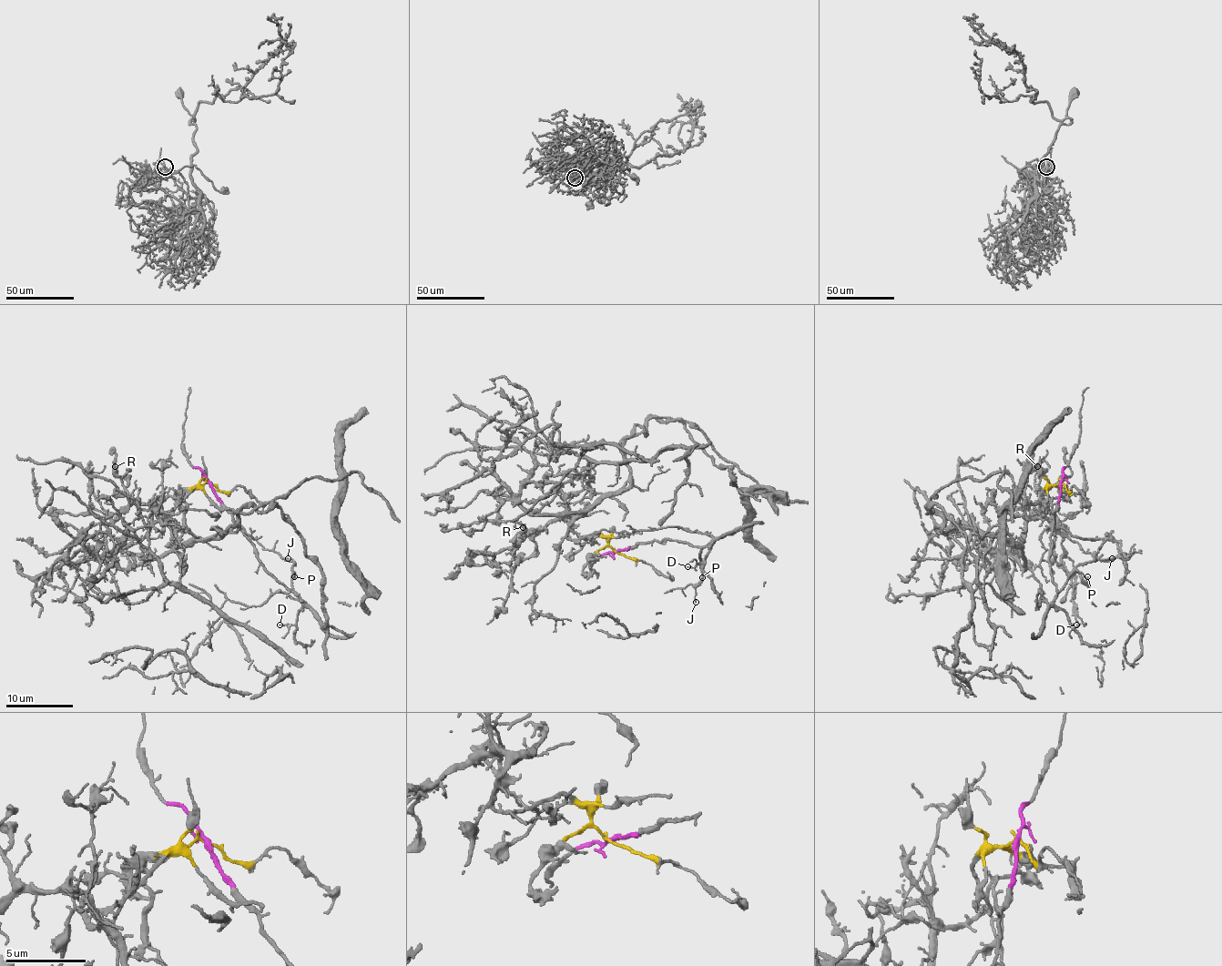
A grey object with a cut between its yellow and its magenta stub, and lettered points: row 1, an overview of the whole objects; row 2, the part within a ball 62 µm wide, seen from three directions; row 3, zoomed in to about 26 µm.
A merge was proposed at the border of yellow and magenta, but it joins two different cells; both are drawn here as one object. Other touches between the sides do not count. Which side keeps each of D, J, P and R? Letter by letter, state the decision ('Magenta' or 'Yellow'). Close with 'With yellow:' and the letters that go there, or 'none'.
D: Magenta
J: Magenta
P: Magenta
R: Yellow
With yellow: R

